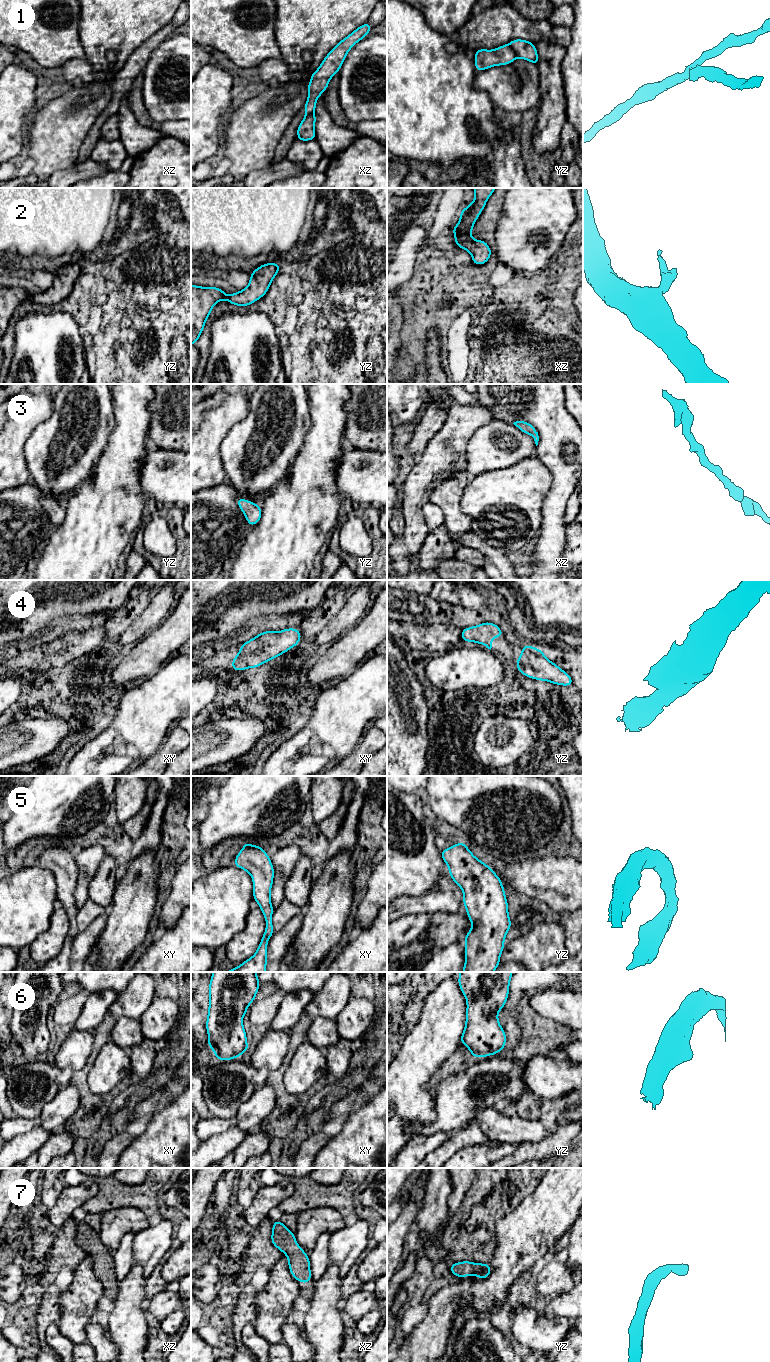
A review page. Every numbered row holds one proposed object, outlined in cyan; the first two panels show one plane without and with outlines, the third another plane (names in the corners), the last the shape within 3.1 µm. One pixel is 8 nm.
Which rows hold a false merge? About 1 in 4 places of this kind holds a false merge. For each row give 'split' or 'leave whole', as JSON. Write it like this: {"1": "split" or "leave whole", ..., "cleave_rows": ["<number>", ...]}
{"1": "split", "2": "leave whole", "3": "leave whole", "4": "leave whole", "5": "leave whole", "6": "leave whole", "7": "leave whole", "cleave_rows": ["1"]}

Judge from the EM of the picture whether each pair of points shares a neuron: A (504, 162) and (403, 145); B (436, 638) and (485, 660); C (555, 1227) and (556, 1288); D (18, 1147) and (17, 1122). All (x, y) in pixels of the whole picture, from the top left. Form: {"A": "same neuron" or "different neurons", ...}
{"A": "different neurons", "B": "different neurons", "C": "different neurons", "D": "different neurons"}

